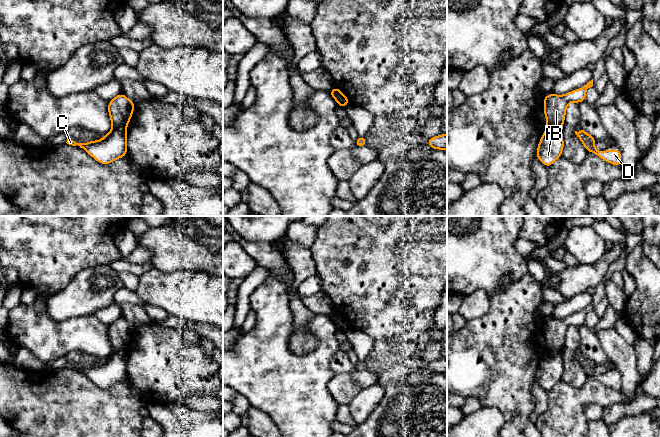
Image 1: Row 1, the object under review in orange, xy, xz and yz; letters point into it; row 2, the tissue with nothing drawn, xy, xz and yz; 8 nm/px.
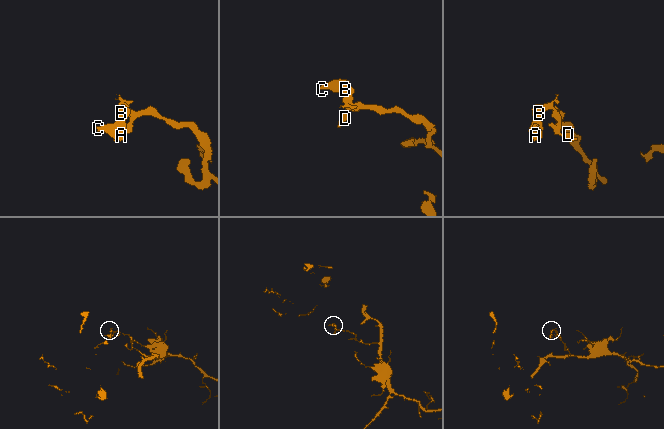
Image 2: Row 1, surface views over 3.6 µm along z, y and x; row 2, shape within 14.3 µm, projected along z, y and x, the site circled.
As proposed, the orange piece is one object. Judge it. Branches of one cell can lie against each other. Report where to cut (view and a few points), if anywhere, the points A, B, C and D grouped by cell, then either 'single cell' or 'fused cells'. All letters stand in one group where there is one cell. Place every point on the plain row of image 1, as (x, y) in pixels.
cut in yz along (561, 349), (548, 351); A C / B D; fused cells

